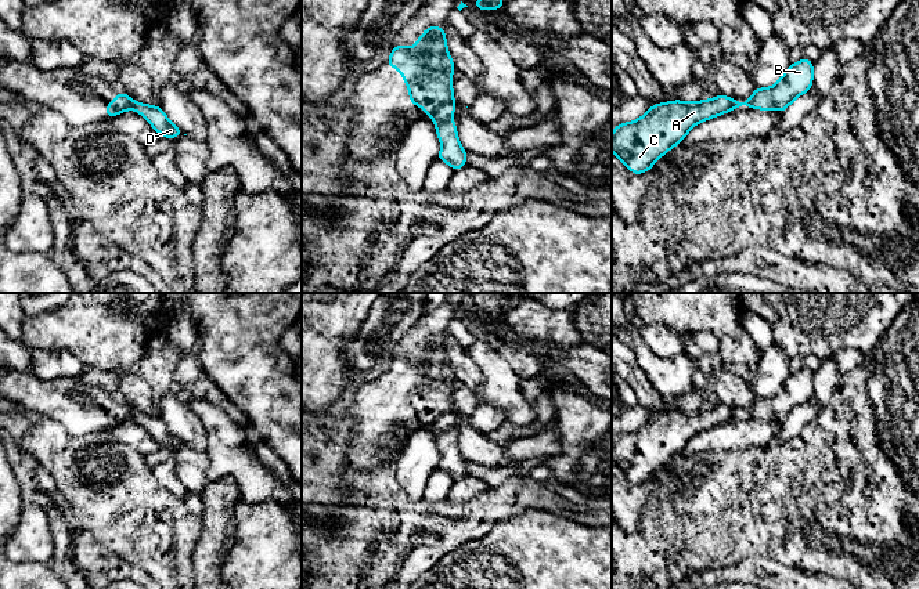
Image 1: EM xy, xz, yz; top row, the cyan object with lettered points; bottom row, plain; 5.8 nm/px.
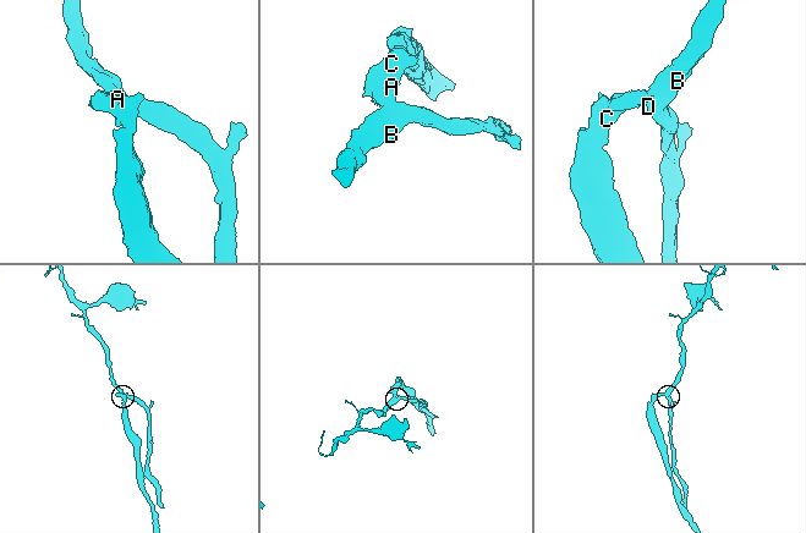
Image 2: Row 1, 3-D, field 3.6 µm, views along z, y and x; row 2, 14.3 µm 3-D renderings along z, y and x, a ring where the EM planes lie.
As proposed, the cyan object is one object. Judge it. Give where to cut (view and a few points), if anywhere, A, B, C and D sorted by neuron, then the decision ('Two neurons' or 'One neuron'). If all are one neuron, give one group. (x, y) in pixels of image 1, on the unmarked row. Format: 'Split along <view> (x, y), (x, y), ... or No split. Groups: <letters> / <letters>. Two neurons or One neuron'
Split along xz (453, 409), (429, 425). Groups: A C / B D. Two neurons

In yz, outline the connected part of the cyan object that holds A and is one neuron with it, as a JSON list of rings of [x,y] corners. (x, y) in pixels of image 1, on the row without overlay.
[[[720,404],[711,409],[655,413],[639,429],[616,434],[612,460],[634,484],[646,483],[653,473],[678,455],[689,440],[734,418],[735,409]]]

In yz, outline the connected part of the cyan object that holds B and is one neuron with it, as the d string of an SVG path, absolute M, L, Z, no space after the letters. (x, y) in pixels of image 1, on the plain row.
M804 366L792 373L772 397L761 398L756 395L753 405L745 412L736 411L734 418L776 419L783 423L799 405L811 400L812 389L814 372Z

